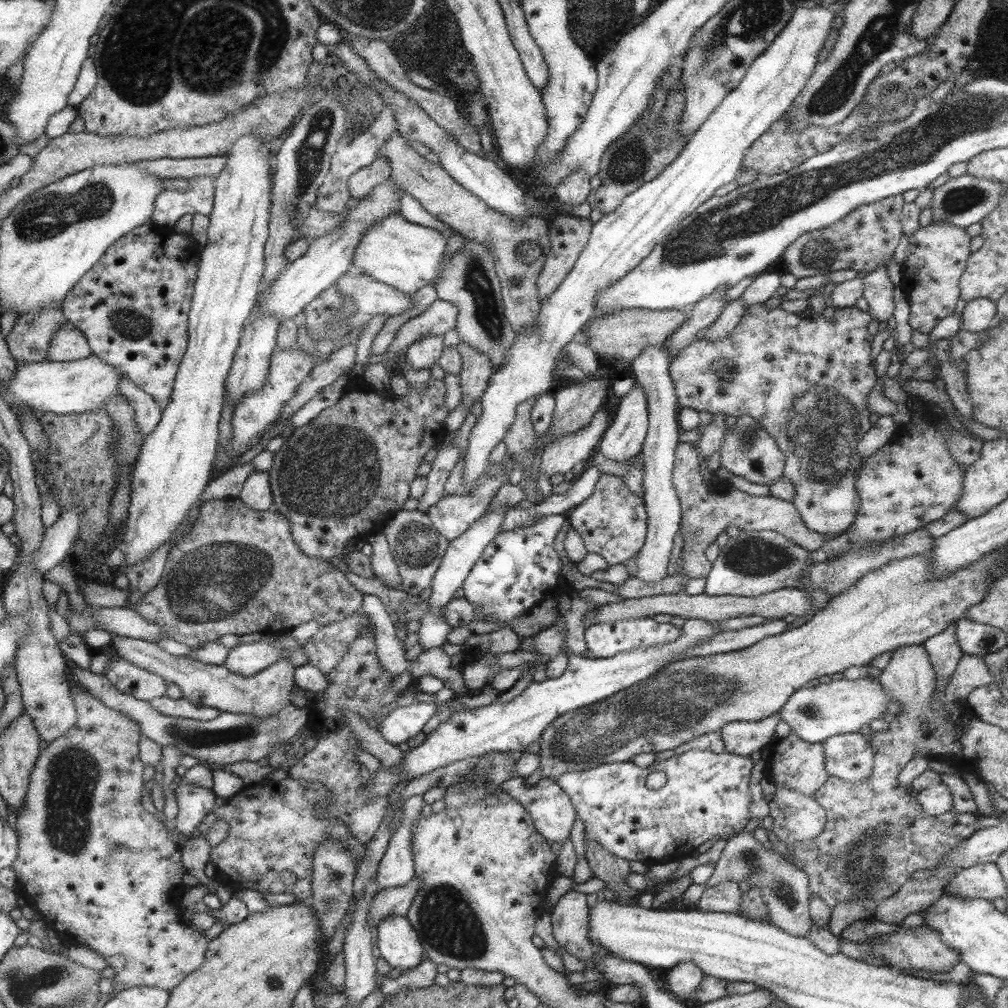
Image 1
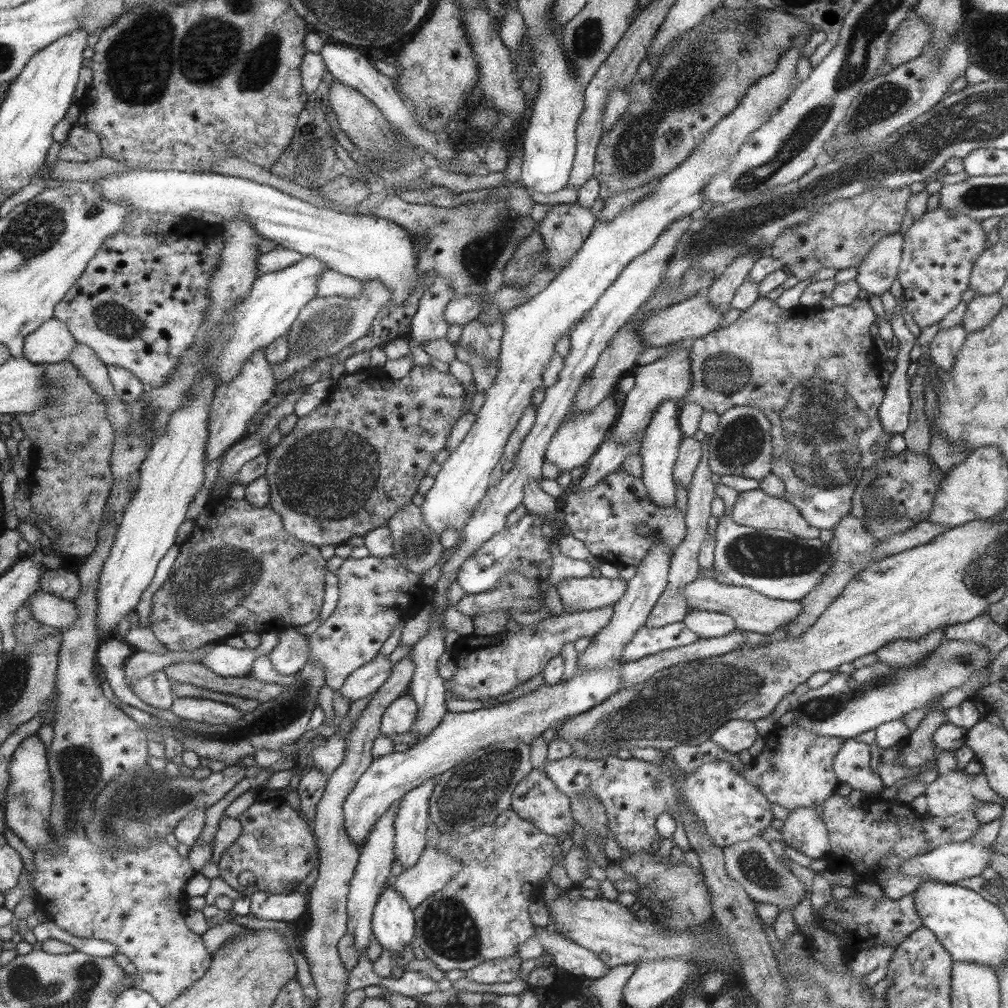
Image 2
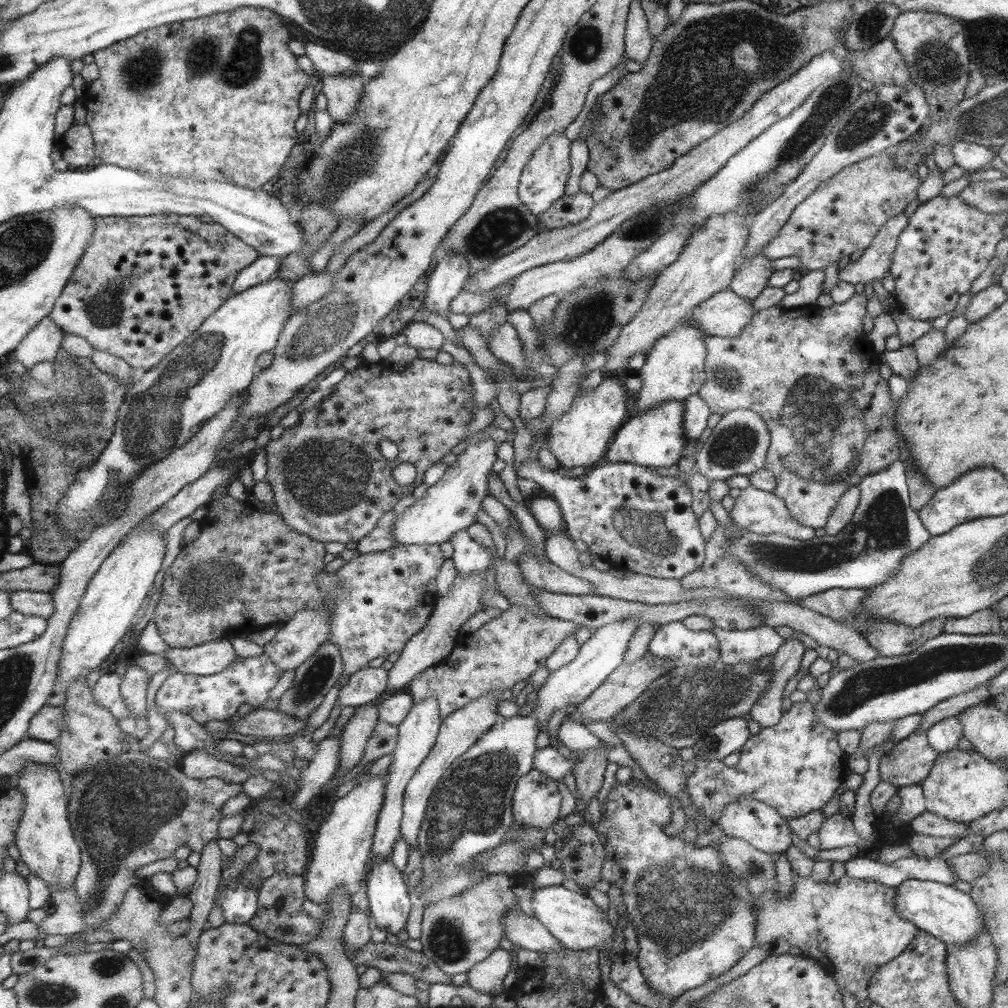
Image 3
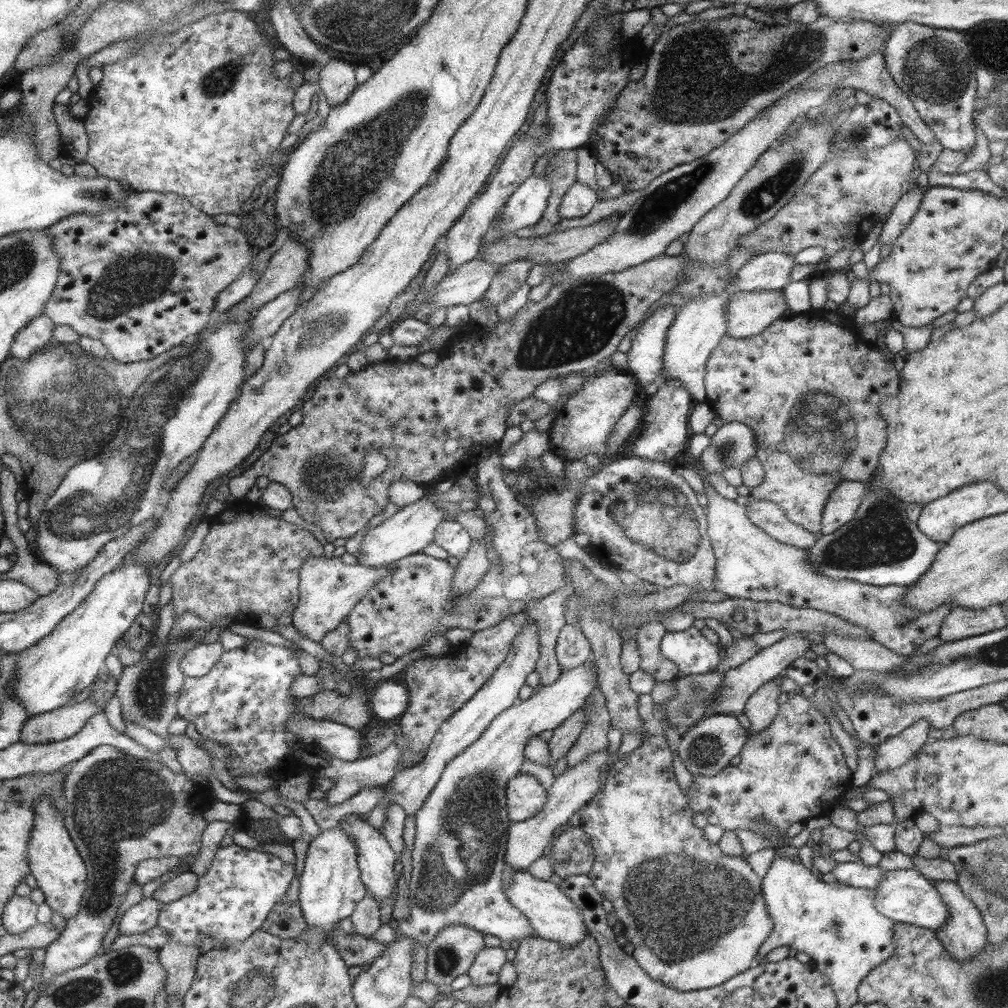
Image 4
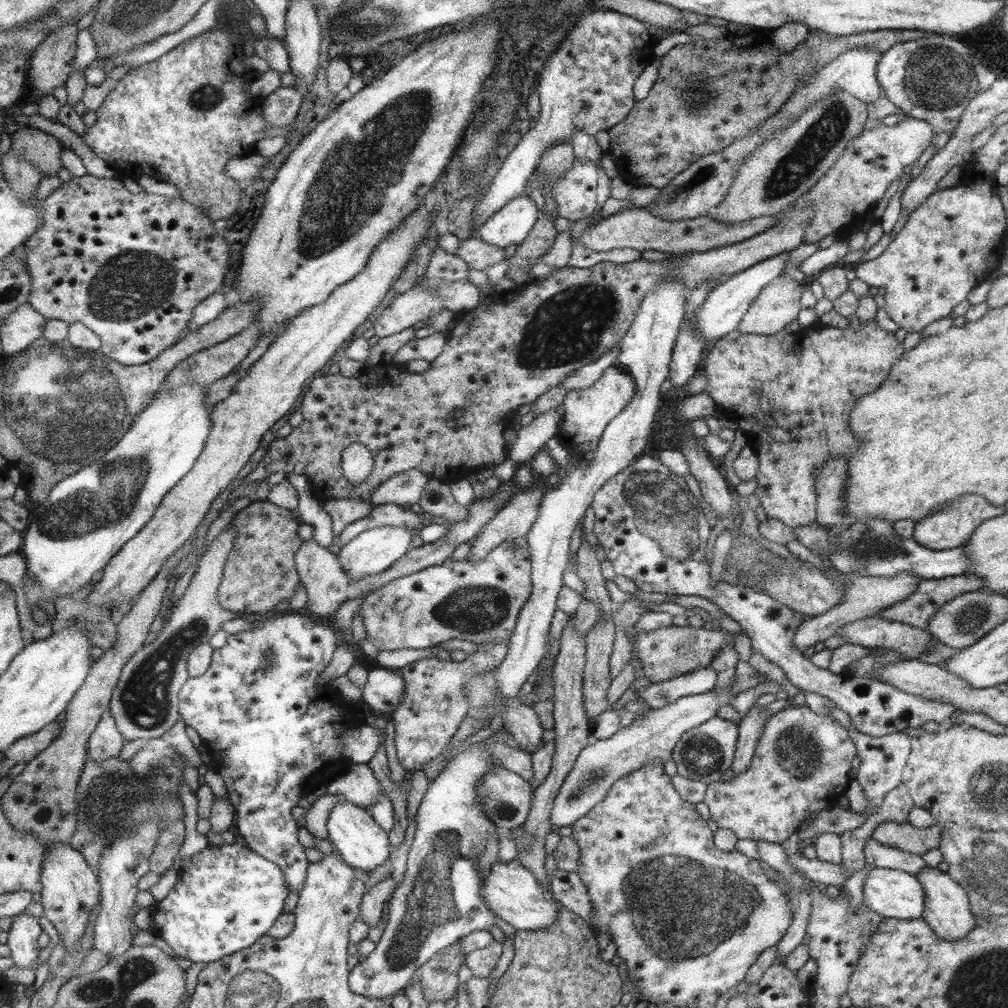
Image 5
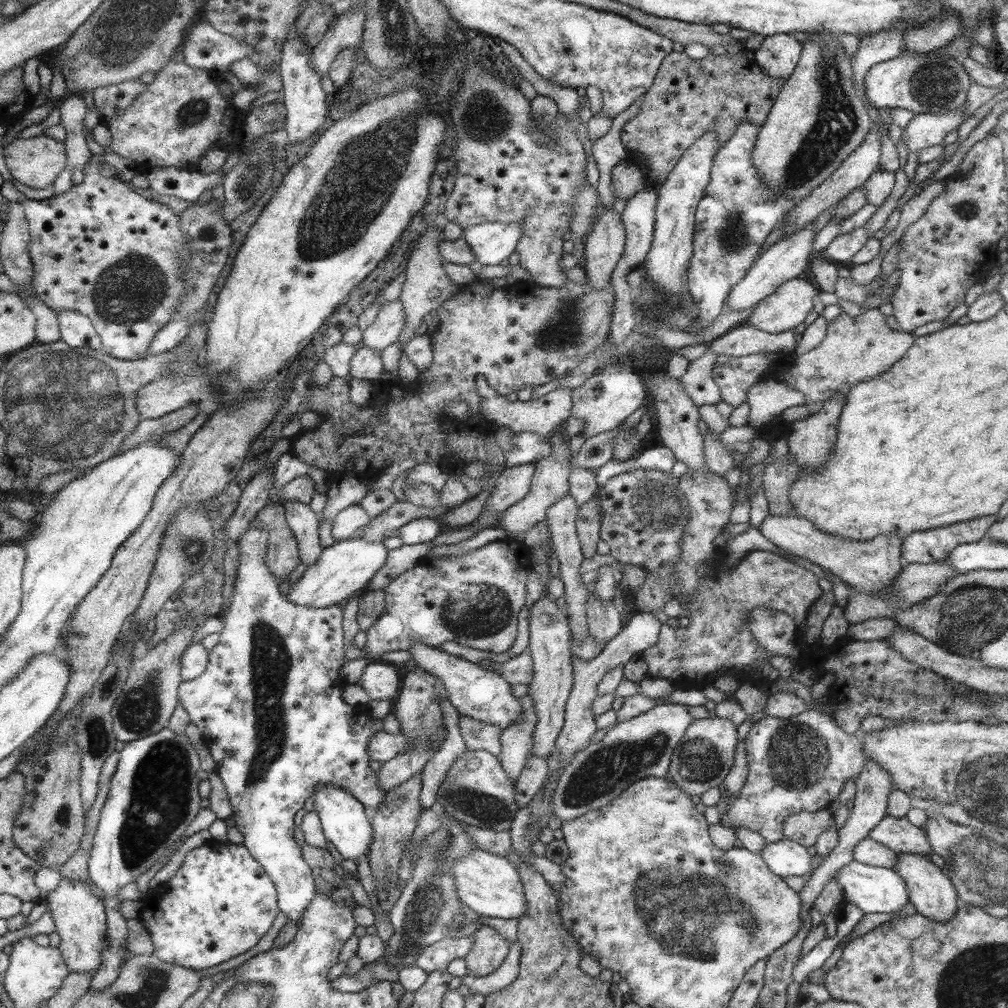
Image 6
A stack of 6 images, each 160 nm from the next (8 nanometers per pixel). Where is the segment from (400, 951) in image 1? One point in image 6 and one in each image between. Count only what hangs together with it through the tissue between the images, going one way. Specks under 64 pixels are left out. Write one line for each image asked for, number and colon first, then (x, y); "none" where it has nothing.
2: (393, 923)
3: (388, 904)
4: (375, 858)
5: (357, 837)
6: (341, 815)

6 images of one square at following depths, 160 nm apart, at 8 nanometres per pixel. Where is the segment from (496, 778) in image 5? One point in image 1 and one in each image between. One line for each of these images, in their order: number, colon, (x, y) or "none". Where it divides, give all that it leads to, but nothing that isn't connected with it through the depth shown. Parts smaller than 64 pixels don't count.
1: (552, 811)
2: (536, 798)
3: (535, 803)
4: (525, 797)

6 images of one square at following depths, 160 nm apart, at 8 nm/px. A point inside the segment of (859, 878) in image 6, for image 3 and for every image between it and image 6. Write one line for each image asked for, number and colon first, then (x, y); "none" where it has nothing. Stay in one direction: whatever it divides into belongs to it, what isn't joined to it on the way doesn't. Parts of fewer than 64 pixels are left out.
3: (940, 910)
4: (904, 895)
5: (891, 893)

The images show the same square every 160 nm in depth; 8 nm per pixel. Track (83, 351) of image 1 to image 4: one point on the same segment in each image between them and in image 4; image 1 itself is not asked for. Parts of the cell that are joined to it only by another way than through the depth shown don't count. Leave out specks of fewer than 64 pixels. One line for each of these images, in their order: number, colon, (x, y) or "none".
2: (53, 342)
3: (43, 344)
4: (36, 335)

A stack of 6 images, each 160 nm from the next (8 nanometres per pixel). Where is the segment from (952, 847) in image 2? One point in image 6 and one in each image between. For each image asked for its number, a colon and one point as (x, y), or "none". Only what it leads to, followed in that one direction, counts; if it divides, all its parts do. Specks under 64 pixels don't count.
3: (892, 874)
4: (854, 874)
5: (816, 870)
6: (784, 858)

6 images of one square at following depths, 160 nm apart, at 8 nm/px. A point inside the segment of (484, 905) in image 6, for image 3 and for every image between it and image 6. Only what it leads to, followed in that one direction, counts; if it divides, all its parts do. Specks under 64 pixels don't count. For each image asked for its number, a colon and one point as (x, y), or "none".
3: (572, 918)
4: (551, 915)
5: (512, 893)

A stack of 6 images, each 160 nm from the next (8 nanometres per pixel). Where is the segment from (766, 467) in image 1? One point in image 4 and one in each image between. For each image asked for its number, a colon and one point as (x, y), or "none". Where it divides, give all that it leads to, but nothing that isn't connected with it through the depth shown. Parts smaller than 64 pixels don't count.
2: (740, 445)
3: (737, 446)
4: (732, 443)

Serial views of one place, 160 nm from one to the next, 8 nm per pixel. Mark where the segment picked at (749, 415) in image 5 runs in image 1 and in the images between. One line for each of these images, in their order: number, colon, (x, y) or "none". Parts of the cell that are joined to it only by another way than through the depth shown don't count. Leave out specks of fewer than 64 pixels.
1: (806, 381)
2: (811, 371)
3: (806, 371)
4: (809, 388)

